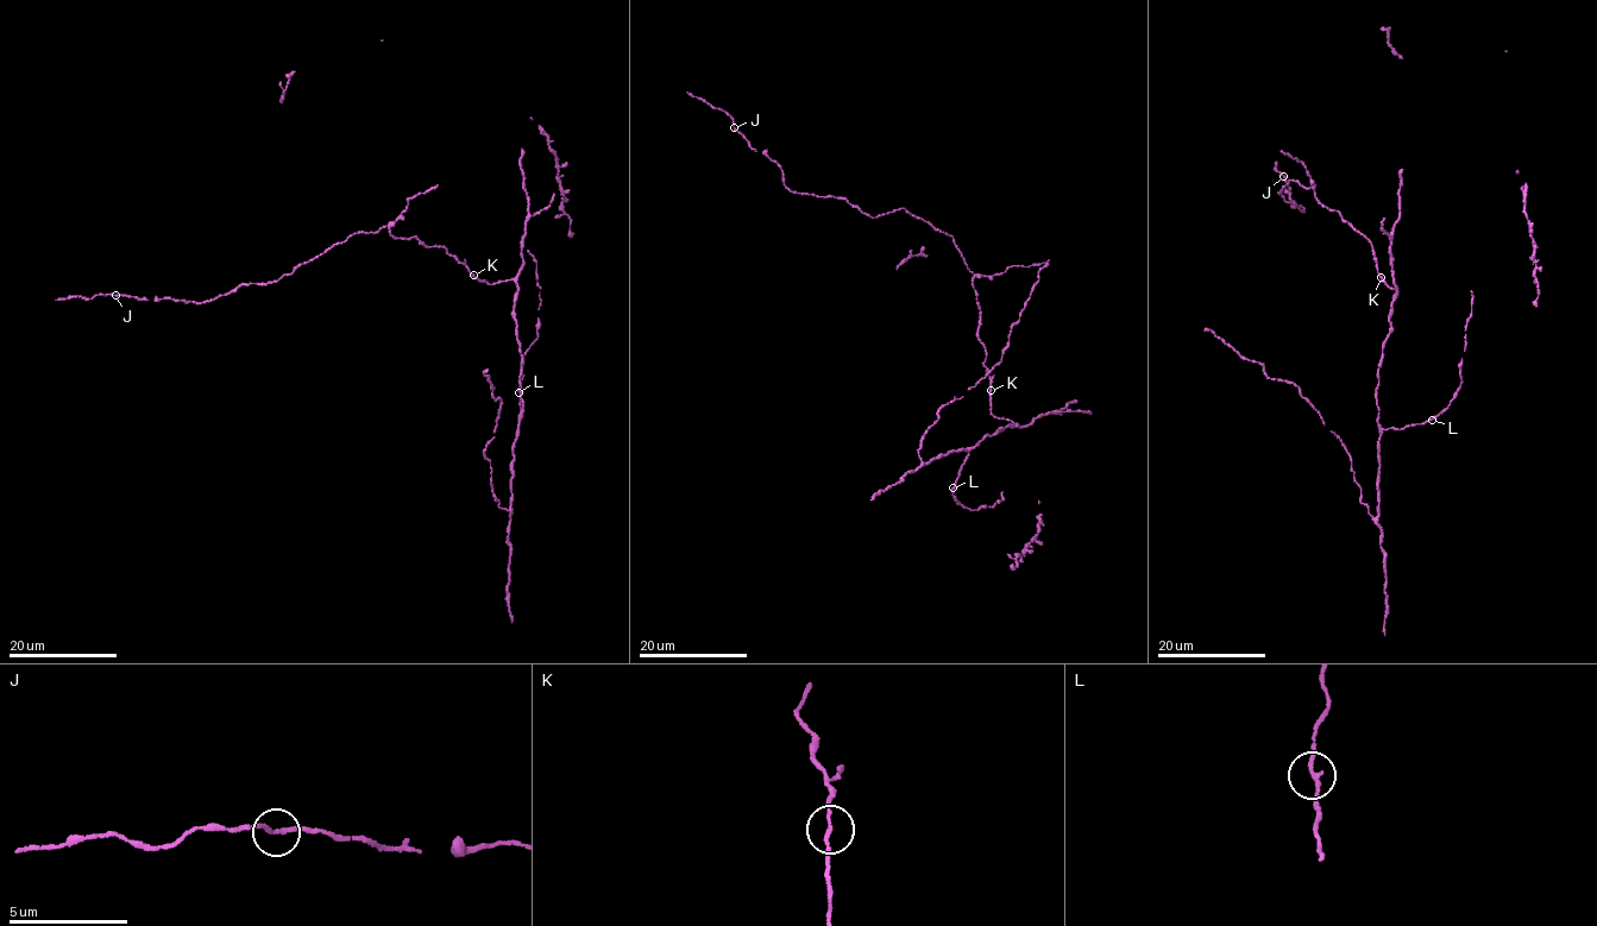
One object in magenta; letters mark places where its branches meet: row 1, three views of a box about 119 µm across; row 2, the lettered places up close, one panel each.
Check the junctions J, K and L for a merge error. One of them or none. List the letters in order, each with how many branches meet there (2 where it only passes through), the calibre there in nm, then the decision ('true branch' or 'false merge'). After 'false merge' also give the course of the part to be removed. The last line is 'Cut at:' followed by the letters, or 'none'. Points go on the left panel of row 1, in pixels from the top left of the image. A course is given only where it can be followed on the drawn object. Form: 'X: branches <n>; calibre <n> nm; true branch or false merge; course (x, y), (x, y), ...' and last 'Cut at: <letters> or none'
J: branches 2; calibre 170 nm; true branch
K: branches 2; calibre 160 nm; true branch
L: branches 2; calibre 160 nm; true branch
Cut at: none

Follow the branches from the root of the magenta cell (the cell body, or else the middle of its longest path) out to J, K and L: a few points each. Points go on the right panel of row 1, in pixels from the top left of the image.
J: (1382, 350), (1397, 295), (1371, 244), (1313, 186), (1290, 180), (1277, 194), (1286, 201), (1305, 210), (1282, 175)
K: (1382, 350), (1391, 327), (1391, 302), (1397, 295), (1379, 277)
L: (1382, 350), (1377, 390), (1378, 426), (1400, 429), (1432, 420)

